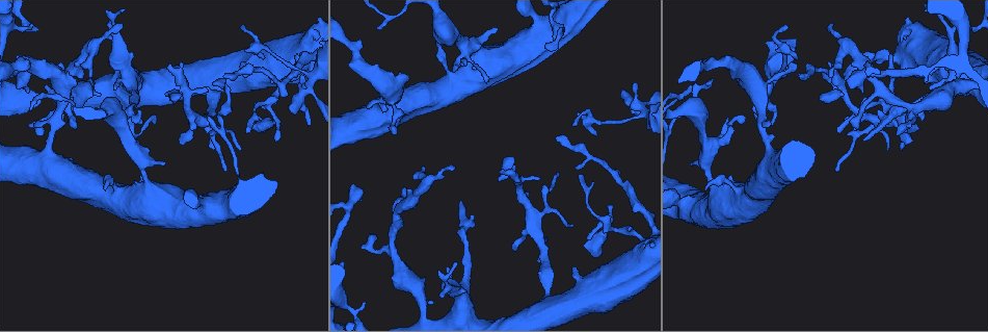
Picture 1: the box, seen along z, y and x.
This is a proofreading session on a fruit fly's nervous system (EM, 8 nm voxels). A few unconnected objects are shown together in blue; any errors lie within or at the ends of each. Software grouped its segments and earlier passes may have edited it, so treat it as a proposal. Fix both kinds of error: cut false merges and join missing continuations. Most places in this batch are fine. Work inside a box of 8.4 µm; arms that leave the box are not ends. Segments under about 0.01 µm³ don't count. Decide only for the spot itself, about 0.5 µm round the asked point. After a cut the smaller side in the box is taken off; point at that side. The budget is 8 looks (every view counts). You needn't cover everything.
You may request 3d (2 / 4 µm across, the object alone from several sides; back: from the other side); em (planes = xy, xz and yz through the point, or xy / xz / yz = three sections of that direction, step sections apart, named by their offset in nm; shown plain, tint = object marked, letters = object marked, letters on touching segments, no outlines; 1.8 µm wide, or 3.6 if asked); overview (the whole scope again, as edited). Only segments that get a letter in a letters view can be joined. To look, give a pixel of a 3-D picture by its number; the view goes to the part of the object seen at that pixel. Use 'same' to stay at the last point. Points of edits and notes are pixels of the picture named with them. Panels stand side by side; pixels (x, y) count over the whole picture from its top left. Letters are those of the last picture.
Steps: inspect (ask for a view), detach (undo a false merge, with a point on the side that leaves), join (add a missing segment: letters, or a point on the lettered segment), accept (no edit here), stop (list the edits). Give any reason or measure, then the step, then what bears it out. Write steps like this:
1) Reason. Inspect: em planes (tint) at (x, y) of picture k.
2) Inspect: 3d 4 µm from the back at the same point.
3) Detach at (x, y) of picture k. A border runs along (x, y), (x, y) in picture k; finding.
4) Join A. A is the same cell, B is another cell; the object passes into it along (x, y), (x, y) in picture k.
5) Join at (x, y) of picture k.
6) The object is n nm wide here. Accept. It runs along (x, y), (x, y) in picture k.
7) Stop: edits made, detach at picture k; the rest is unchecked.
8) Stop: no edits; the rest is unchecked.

Thick turns thin. Inspect: 3d 4 µm at (719, 186) of picture 1.

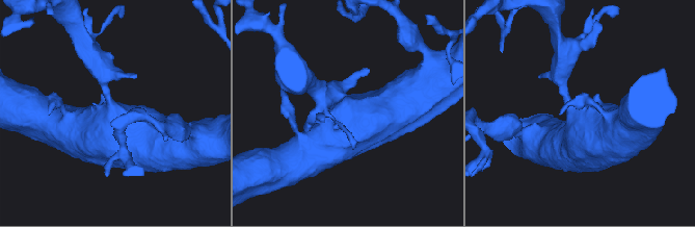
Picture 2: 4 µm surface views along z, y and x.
Need the tissue. Inspect: em 3.6 µm planes (letters) at (576, 113) of picture 2.

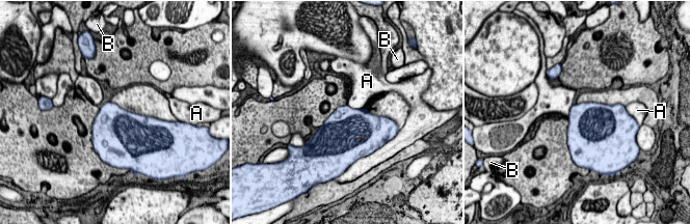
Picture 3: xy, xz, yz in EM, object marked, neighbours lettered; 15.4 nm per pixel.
Accept. A and B are other cells; a border runs along (347, 104), (353, 108), (366, 108) in picture 3; one neuron here.

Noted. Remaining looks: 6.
Thick turns thin. Inspect: em planes (plain) at (883, 102) of picture 1.

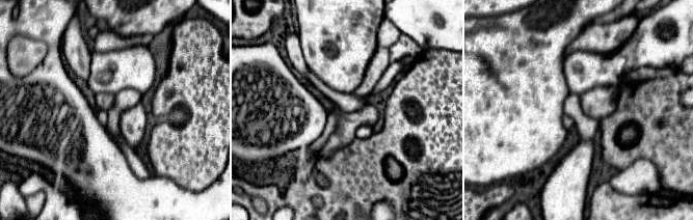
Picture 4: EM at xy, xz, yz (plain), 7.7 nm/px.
Inspect: em planes (letters) at the same point.

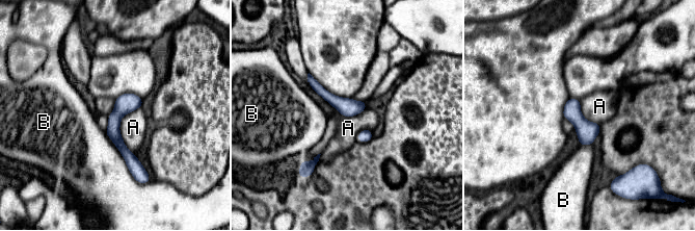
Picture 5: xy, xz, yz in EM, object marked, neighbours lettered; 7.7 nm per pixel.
Accept. A and B are other cells; it runs along (128, 95), (114, 135), (136, 173) in picture 5; all the same neuron.

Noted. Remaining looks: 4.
Free end. Inspect: em 3.6 µm planes (letters) at (289, 108) of picture 1.

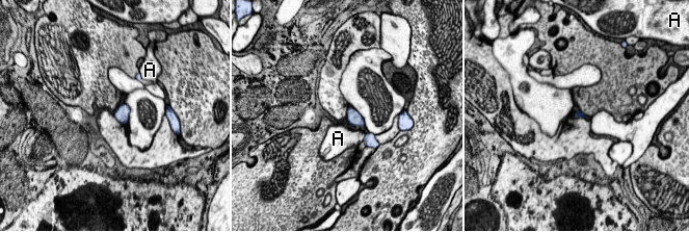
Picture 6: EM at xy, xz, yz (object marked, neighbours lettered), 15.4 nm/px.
The longest contact is with A, 120 nm. Accept. A is another cell; no lettered segment goes on from it.

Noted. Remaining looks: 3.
Stop: no edits; the rest is unchecked.

